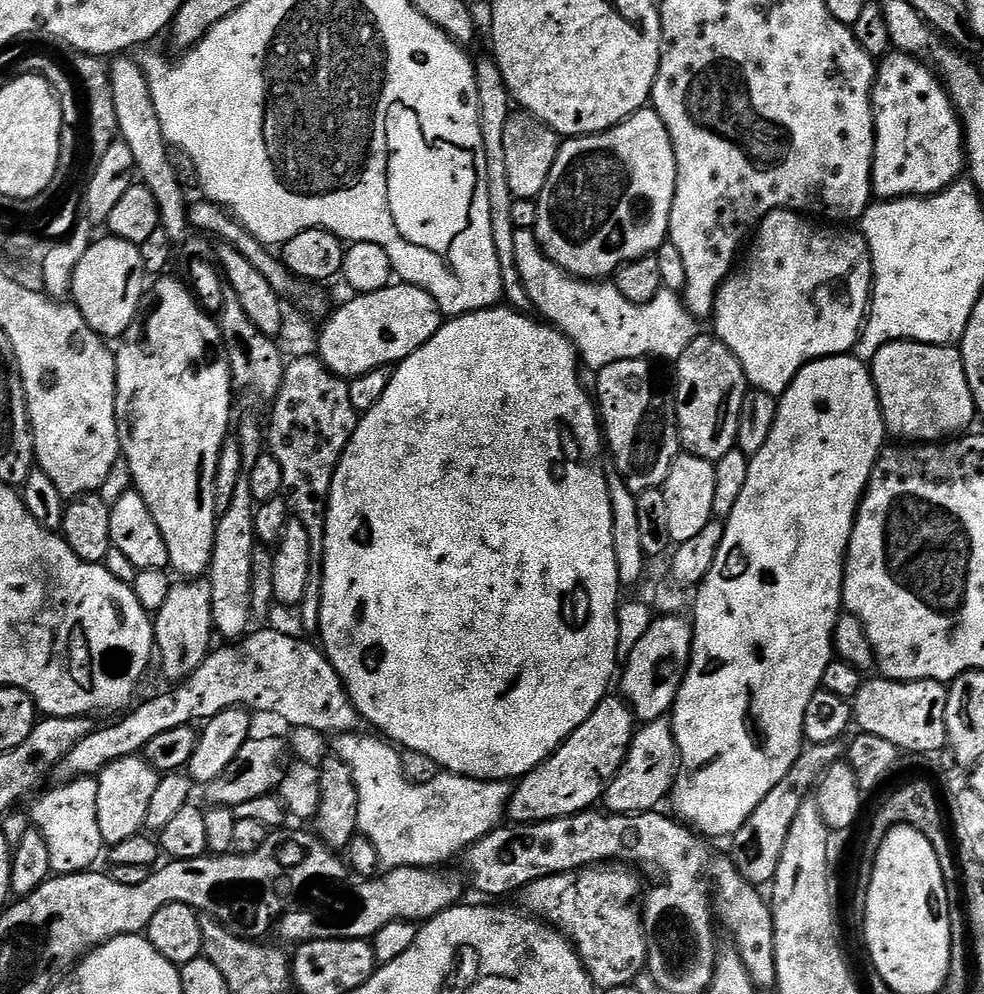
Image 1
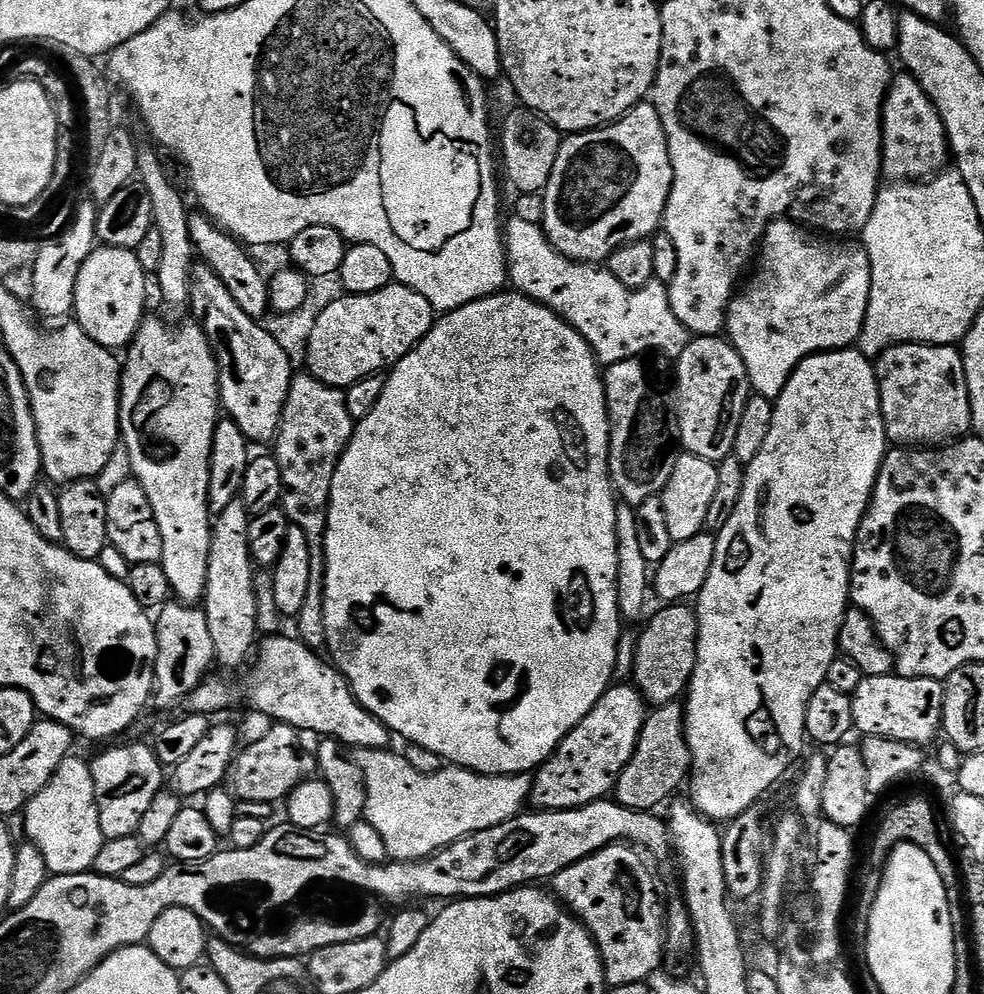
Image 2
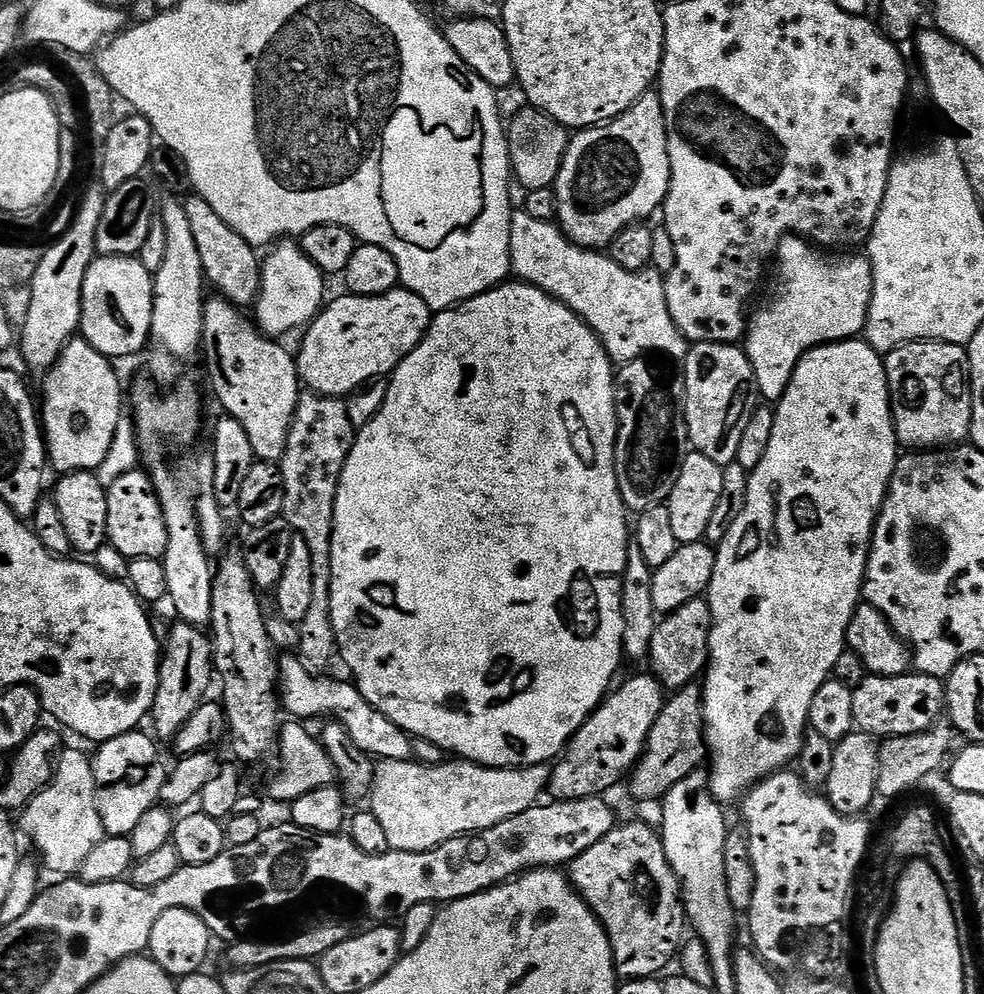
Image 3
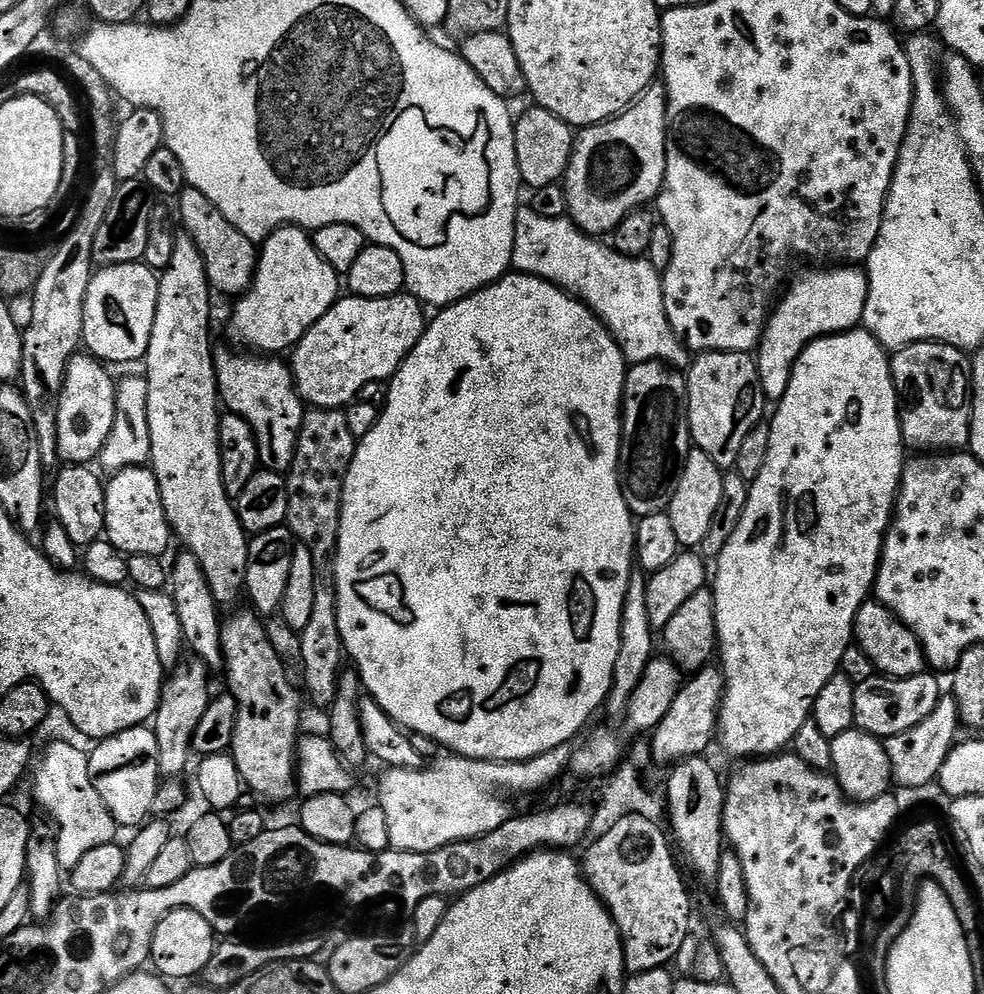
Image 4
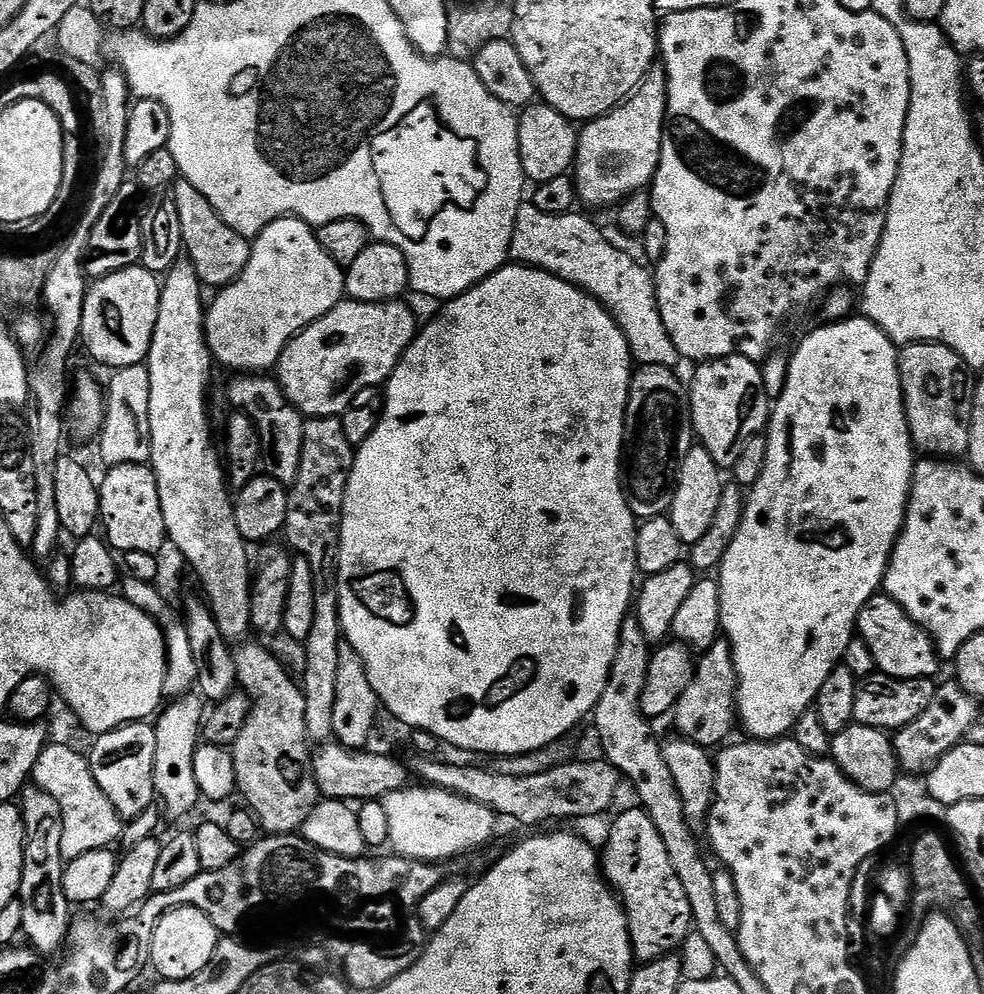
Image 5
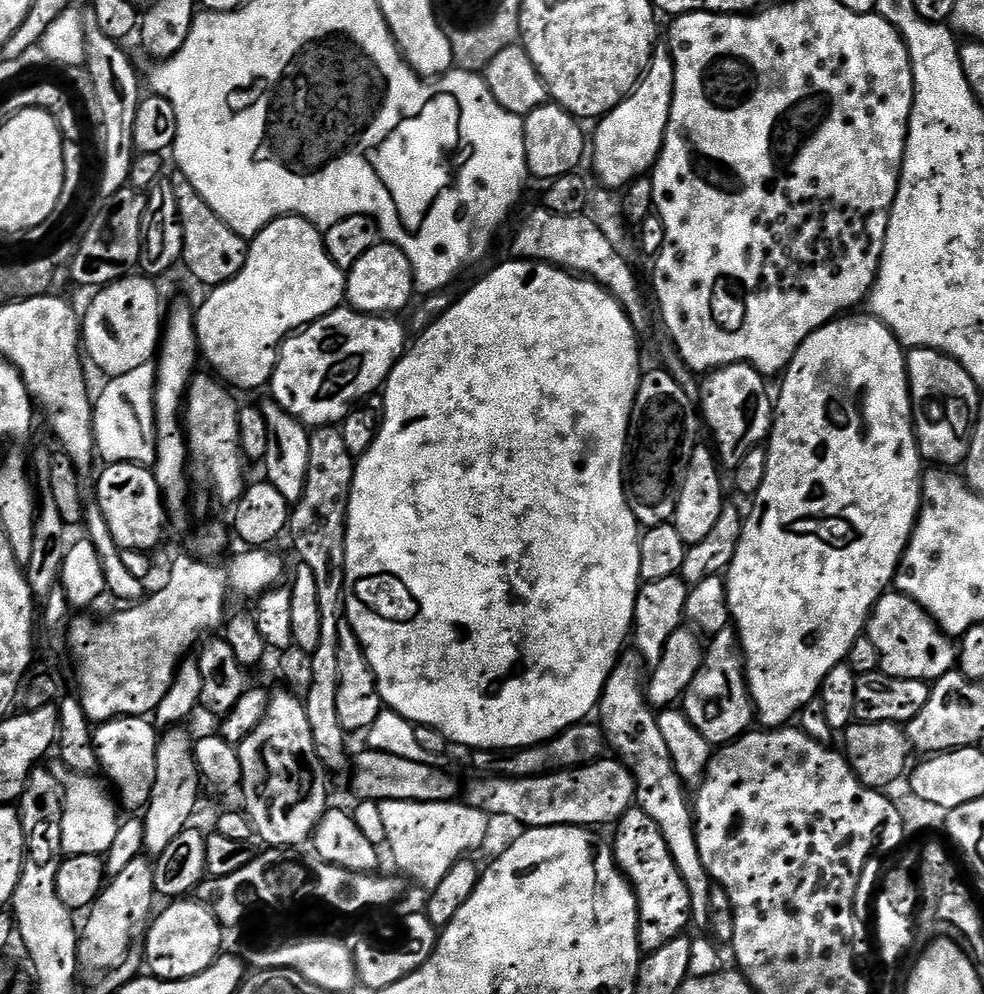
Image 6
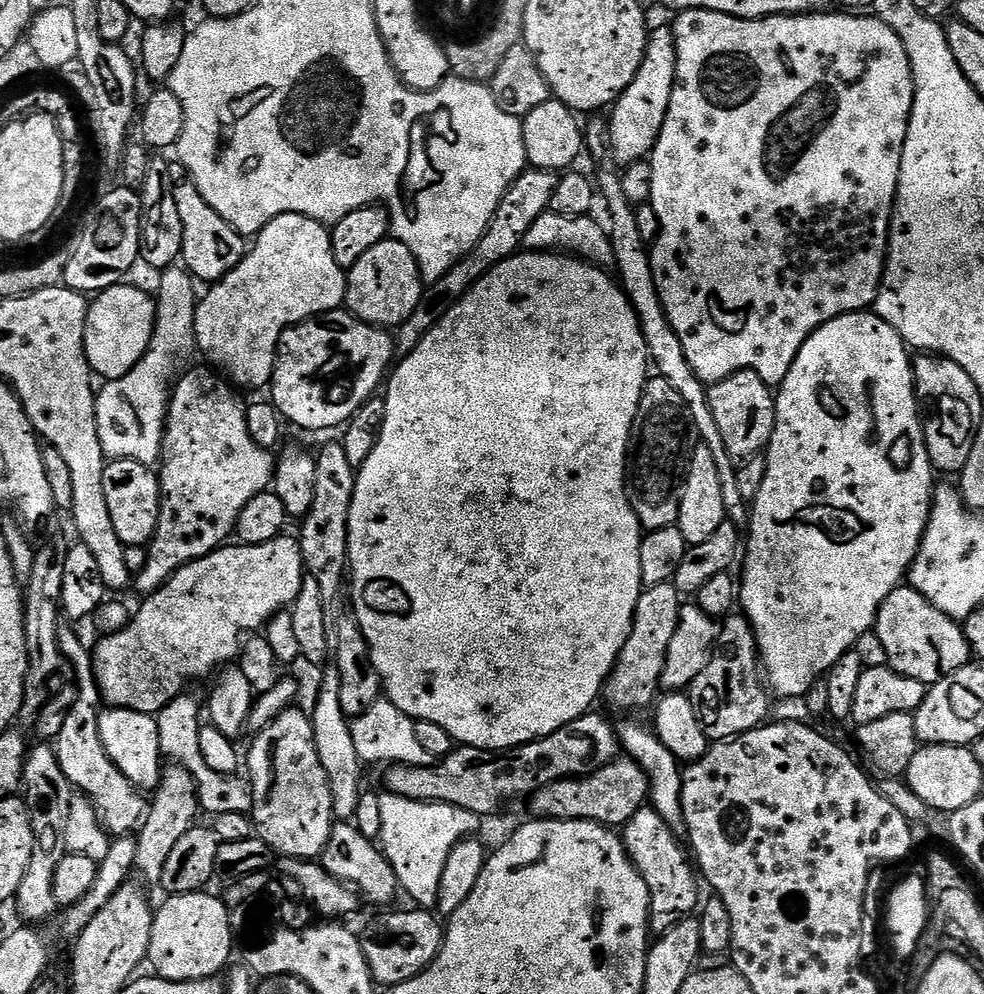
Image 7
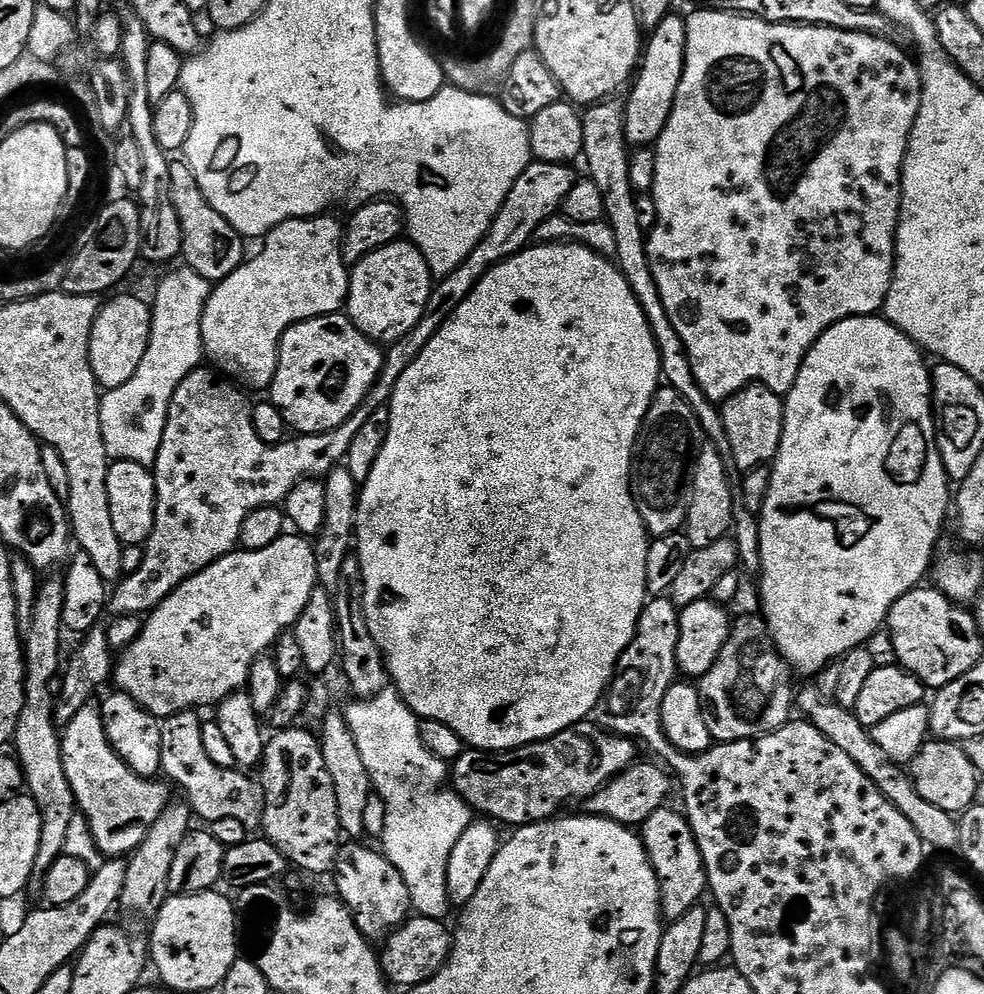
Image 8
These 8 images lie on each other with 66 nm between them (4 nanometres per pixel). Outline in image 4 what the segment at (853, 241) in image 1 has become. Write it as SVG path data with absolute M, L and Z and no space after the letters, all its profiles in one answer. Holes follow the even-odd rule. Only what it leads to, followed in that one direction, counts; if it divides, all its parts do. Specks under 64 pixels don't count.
M816 266L813 268L816 268L813 272L802 273L796 281L793 279L787 285L786 291L773 307L768 323L764 325L764 337L760 339L760 347L754 359L756 369L760 372L760 385L764 391L765 401L778 402L786 394L786 386L792 377L792 367L795 366L796 359L803 354L808 344L813 344L815 340L820 340L823 336L837 336L840 332L851 332L852 329L861 327L864 319L868 297L867 271L860 266Z

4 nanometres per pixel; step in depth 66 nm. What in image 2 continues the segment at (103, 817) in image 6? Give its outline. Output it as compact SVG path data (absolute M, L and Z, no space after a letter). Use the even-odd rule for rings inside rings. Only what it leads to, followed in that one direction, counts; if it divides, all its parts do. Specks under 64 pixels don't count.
M79 755L68 756L58 766L54 778L24 808L24 832L27 843L42 850L46 866L52 876L82 874L96 867L98 850L102 850L105 839L102 822L98 822L98 802L94 790L91 763L79 760Z

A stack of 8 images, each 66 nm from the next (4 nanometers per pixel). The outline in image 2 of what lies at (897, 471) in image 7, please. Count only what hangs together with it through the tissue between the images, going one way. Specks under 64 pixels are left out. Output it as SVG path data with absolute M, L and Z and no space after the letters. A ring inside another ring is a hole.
M849 346L834 352L819 352L816 356L807 356L792 371L788 385L774 401L774 422L770 426L770 435L754 462L746 466L748 477L742 486L742 498L738 500L738 510L726 522L726 526L716 536L714 566L710 566L710 578L700 591L694 607L700 618L698 658L694 666L692 683L686 689L686 711L684 729L688 744L692 750L691 803L696 805L703 816L713 822L727 822L736 819L750 808L755 808L760 799L787 774L792 763L805 755L806 706L810 694L825 684L826 670L830 662L838 655L840 627L850 607L852 595L852 565L856 551L856 535L860 533L860 524L868 513L868 504L872 500L872 491L876 489L876 479L880 477L880 468L890 451L888 431L884 425L884 415L880 405L880 381L873 361L855 347Z

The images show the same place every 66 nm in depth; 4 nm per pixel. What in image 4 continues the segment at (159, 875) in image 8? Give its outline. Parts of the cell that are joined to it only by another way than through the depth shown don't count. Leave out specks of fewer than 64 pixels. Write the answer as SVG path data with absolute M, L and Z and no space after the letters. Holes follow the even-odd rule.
M185 658L171 669L170 675L165 679L160 693L160 704L156 707L154 717L161 777L180 778L188 768L188 759L193 759L194 730L198 730L198 722L202 722L202 714L206 714L209 704L214 699L214 692L208 689L208 676L210 669L201 660Z

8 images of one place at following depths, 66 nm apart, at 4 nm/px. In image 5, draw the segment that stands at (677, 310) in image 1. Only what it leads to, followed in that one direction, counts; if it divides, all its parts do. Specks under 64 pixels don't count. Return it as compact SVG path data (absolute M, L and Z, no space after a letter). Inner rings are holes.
M531 202L521 204L518 218L514 218L510 256L515 263L540 268L590 293L626 334L637 365L661 364L675 369L676 363L681 363L681 354L662 322L653 273L639 259L636 261L630 253L611 244L603 230L580 210L542 214Z

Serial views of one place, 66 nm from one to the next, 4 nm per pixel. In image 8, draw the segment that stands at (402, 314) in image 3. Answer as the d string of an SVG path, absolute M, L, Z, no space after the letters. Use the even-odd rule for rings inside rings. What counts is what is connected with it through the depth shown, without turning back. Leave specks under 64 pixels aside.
M331 312L329 316L315 316L300 324L291 324L280 339L280 357L276 360L270 402L280 411L289 429L297 433L313 436L319 432L333 432L335 428L342 426L342 422L352 417L354 410L358 410L358 406L374 386L383 361L381 345L362 334L362 330L358 330L358 326L354 326L354 322L346 314Z

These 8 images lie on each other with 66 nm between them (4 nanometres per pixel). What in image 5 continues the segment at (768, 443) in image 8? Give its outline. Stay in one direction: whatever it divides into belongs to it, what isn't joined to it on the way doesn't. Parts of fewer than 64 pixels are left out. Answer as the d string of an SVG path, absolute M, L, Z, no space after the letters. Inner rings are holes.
M723 356L717 360L705 360L692 376L692 389L686 395L692 411L692 431L699 447L704 448L714 458L714 462L722 470L731 470L734 462L750 442L750 438L761 435L767 429L770 419L770 397L766 394L764 373L757 361L745 356Z

